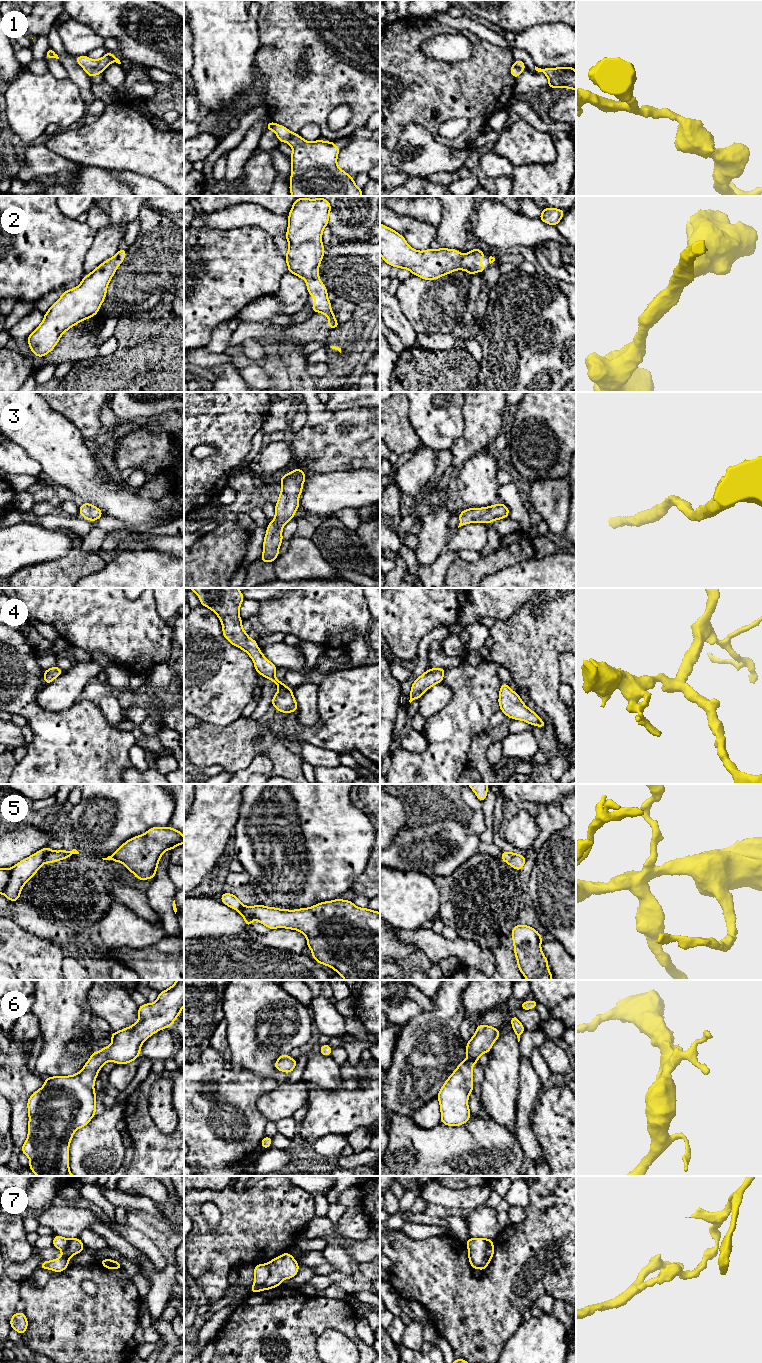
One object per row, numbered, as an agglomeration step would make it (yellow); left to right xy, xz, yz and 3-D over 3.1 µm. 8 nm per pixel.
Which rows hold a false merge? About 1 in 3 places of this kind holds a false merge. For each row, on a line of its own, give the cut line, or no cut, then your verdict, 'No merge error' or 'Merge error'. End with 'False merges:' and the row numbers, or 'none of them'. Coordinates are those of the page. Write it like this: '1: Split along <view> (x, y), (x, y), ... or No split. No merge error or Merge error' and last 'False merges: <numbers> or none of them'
1: No split. No merge error
2: No split. No merge error
3: No split. No merge error
4: No split. No merge error
5: No split. No merge error
6: No split. No merge error
7: Split along xz (267, 1264), (269, 1277), (257, 1290). Merge error
False merges: 7

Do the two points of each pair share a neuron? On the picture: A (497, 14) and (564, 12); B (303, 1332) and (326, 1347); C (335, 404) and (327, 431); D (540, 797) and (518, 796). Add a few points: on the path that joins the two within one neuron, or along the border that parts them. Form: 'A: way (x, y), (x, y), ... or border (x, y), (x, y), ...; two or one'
A: way (514, 12), (547, 12); one
B: border (336, 1329), (327, 1329), (317, 1339), (316, 1352); two
C: border (356, 407), (327, 410); two
D: way (535, 796), (523, 796); one

